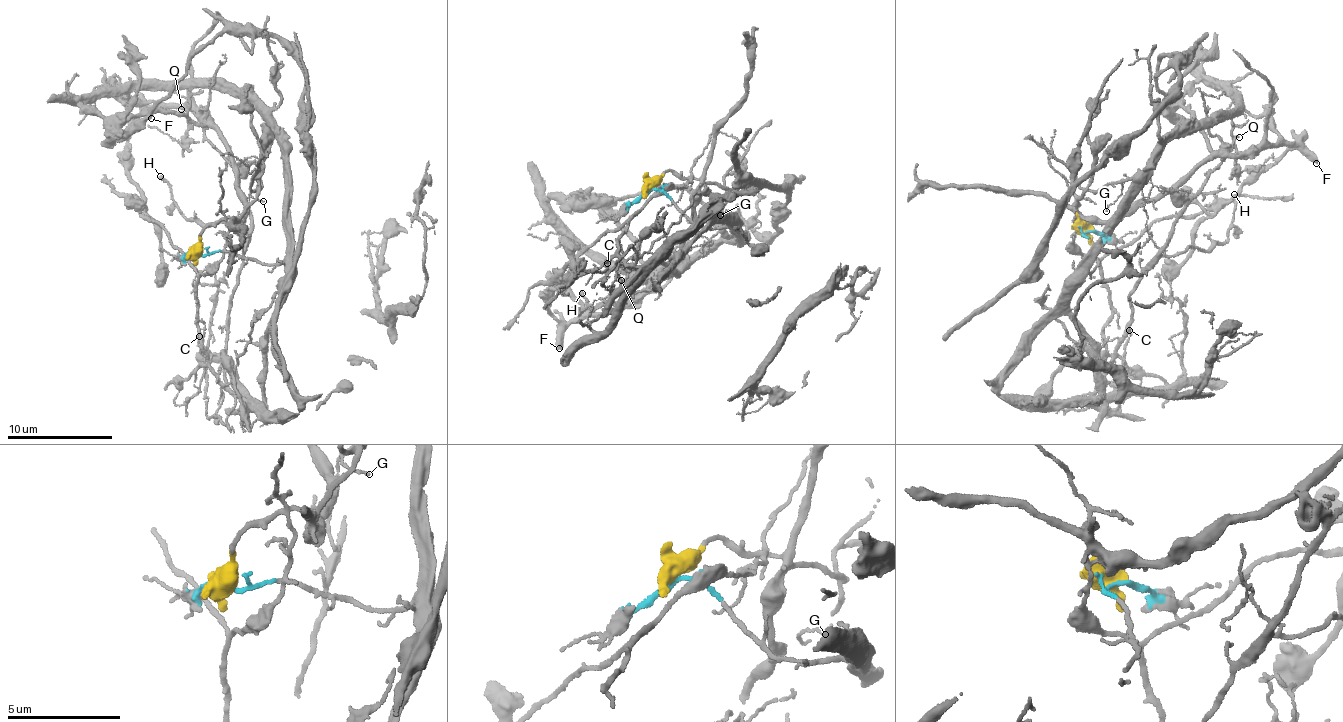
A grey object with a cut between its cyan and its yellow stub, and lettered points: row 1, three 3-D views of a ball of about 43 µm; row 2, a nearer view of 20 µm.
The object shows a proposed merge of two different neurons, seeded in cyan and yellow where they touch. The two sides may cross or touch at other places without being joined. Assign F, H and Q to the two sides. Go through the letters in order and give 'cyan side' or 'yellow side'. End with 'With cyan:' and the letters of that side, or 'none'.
F: yellow side
H: yellow side
Q: yellow side
With cyan: none

